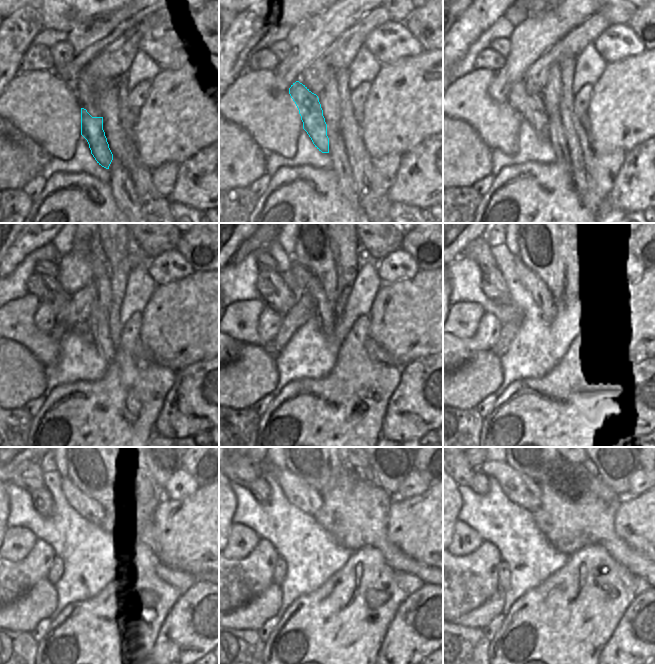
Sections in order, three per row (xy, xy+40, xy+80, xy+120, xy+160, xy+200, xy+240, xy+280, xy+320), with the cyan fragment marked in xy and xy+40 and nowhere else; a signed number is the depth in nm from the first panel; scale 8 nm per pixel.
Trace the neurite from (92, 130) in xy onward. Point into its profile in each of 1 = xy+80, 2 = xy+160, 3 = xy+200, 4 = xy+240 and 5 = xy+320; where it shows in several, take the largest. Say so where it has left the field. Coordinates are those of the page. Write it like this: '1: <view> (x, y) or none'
1: xy+80 (531, 107)
2: xy+160 (275, 292)
3: xy+200 (493, 284)
4: xy+240 (43, 502)
5: xy+320 (480, 484)

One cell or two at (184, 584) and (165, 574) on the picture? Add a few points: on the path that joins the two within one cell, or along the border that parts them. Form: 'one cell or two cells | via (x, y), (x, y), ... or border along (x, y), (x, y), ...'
one cell | via (179, 579), (170, 575)

